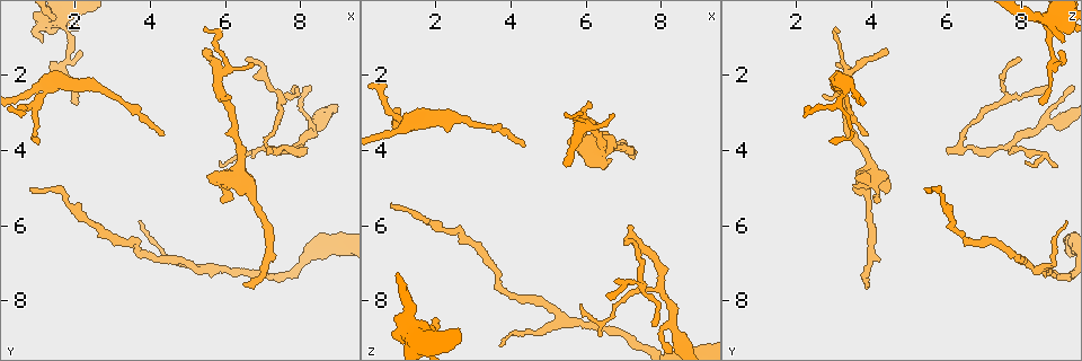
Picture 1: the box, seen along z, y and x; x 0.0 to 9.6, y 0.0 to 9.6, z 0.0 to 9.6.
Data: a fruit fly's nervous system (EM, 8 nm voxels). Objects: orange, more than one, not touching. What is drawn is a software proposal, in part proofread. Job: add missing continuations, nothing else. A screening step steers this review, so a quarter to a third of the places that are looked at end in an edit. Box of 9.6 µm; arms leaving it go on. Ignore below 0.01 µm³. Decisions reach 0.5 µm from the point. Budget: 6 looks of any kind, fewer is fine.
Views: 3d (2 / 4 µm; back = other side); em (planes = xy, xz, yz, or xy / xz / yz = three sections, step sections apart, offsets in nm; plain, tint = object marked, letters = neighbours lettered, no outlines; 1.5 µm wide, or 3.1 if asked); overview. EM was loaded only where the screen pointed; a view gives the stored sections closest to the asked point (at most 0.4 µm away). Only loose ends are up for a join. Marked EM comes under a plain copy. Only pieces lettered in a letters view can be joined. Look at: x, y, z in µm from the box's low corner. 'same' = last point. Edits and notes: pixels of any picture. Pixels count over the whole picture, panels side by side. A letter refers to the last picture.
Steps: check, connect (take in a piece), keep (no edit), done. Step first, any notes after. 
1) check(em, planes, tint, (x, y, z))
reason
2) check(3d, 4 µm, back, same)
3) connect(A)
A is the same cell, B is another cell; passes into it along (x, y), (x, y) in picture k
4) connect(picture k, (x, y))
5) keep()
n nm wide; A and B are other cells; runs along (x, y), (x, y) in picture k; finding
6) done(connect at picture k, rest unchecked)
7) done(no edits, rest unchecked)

check(3d, 2 µm, (0.80, 5.05, 5.45))
long arm stops here

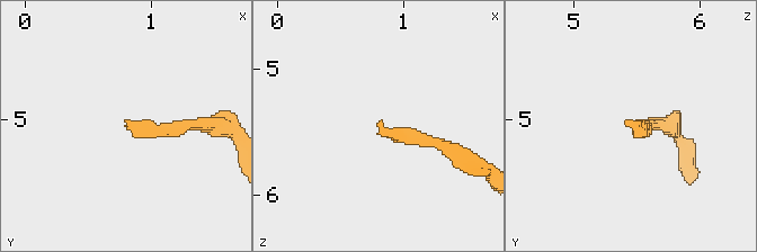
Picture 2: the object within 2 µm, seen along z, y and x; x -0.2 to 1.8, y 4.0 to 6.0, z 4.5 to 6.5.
check(em, planes, letters, (0.80, 5.02, 5.46))

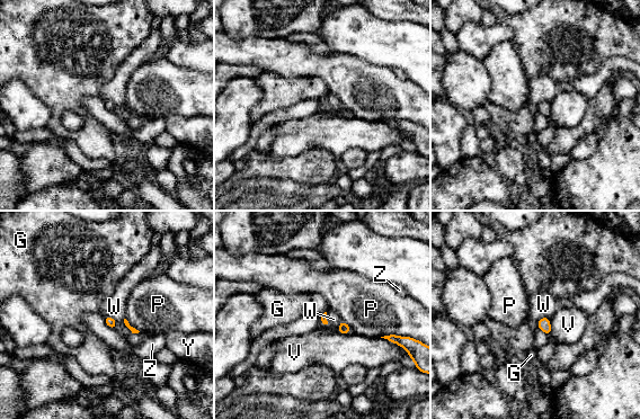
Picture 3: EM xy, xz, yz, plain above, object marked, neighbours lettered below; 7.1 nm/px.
keep()
G, P, V, W, Y and Z are other cells; border along (548, 317), (538, 321), (538, 328) in picture 3; no lettered piece goes on from it

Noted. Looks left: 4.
check(3d, 4 µm, back, (4.30, 3.60, 3.95))
free end

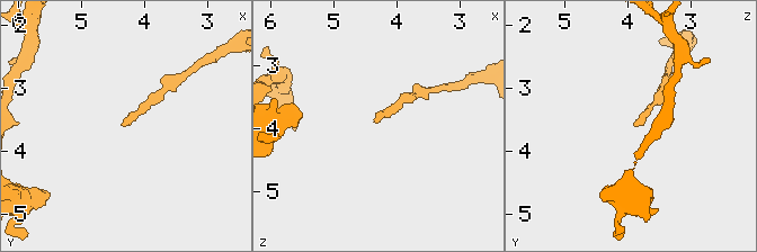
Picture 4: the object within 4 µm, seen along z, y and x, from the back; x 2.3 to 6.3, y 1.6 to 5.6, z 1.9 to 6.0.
check(em, xy, step 4, letters, (4.35, 3.60, 3.90))
need the tissue

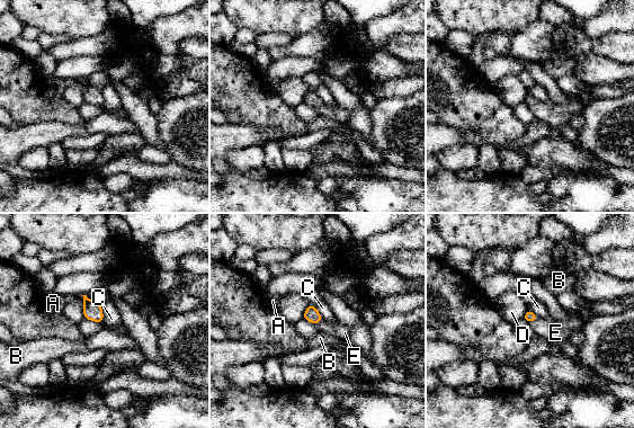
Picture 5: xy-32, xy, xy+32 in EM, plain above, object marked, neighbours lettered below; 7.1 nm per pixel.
check(em, planes, letters, same)

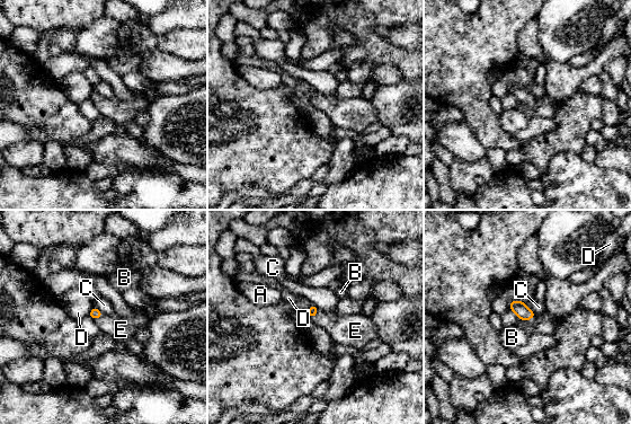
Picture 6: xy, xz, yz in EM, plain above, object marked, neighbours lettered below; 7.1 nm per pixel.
connect(E)
70 nm wide; E is the same cell, A, B, C and D are other cells; passes into it along (312, 310), (316, 314), (343, 329) in picture 6; the neuron continues

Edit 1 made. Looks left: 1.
done(connect at picture 6, rest unchecked)

